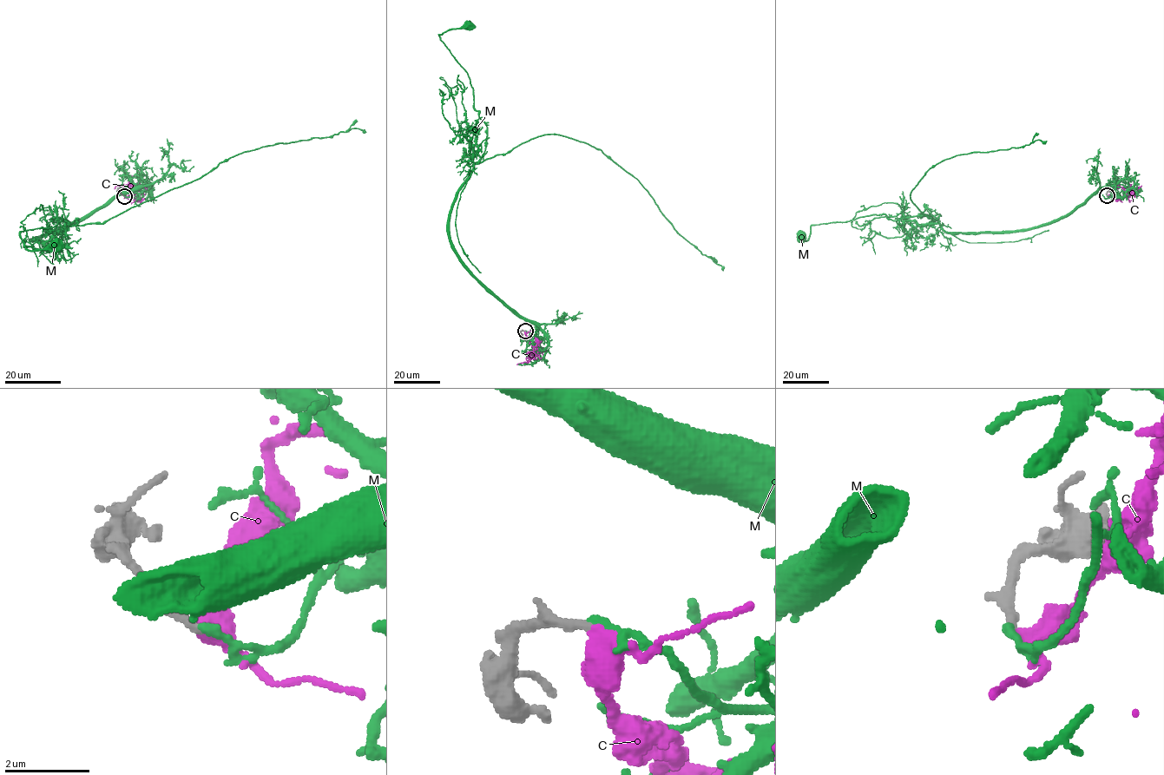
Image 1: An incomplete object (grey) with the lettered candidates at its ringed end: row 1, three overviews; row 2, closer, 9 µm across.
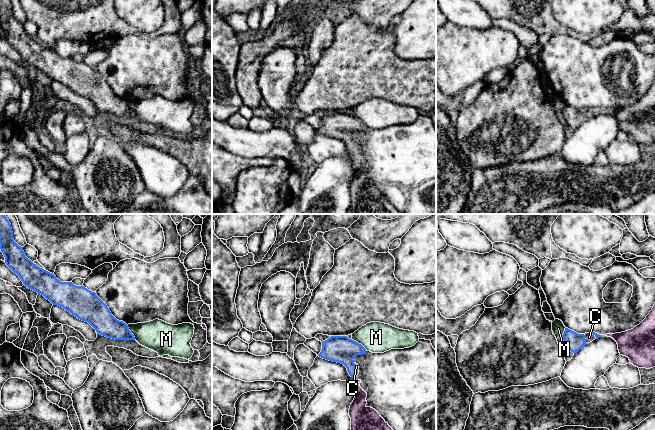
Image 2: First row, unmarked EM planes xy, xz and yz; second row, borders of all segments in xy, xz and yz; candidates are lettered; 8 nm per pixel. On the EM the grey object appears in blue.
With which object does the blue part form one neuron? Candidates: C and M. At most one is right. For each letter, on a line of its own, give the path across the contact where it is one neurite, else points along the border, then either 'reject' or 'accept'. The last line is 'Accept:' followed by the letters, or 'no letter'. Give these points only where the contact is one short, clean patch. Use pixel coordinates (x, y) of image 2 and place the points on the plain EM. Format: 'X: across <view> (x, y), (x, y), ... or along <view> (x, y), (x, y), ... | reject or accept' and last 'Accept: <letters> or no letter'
C: across yz (574, 117), (585, 115), (589, 113) | accept
M: along xy (127, 101), (135, 115) | reject
Accept: C

